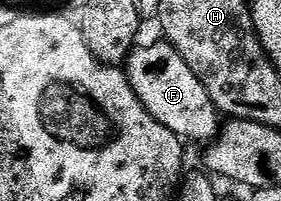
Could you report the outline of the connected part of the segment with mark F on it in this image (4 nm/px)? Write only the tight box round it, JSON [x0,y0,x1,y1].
[127,39,223,143]

